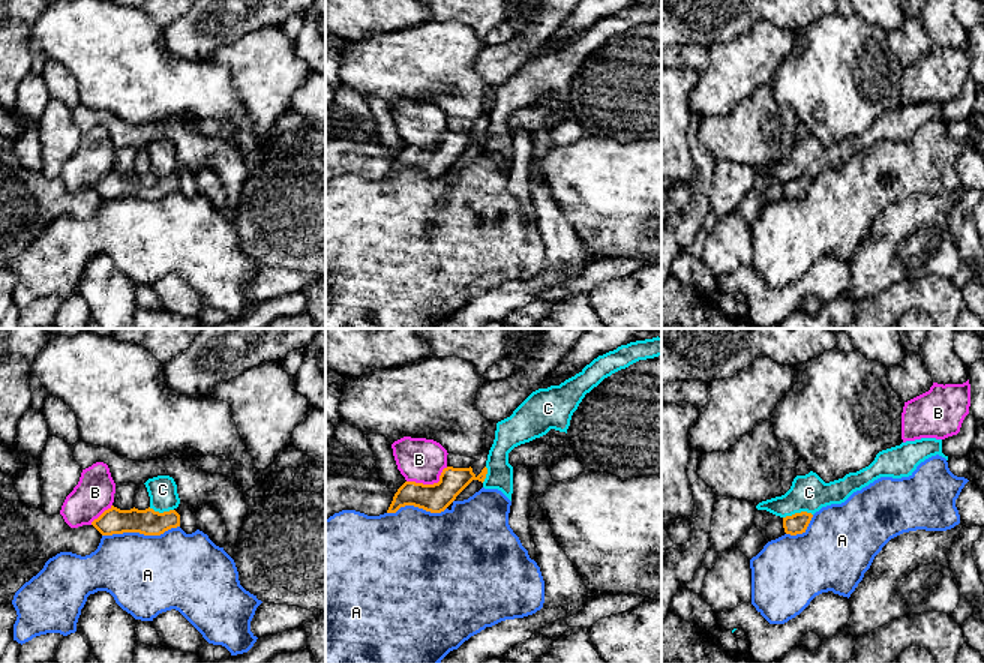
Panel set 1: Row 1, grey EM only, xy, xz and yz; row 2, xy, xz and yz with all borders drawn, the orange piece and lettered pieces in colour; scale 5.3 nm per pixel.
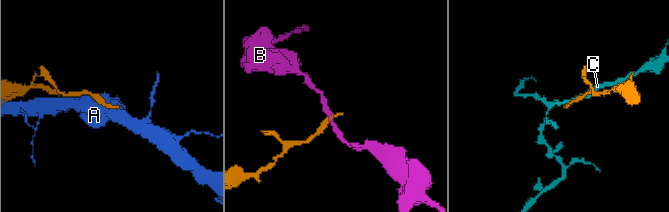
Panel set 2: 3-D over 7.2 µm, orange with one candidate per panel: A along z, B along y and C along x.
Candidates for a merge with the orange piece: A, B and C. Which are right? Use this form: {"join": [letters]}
{"join": []}

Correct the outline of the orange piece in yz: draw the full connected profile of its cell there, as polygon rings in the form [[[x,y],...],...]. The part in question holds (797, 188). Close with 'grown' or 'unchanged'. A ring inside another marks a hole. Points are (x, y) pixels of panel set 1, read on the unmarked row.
[[[807,176],[795,177],[783,182],[783,192],[786,198],[796,200],[806,196],[813,178]]]; unchanged

